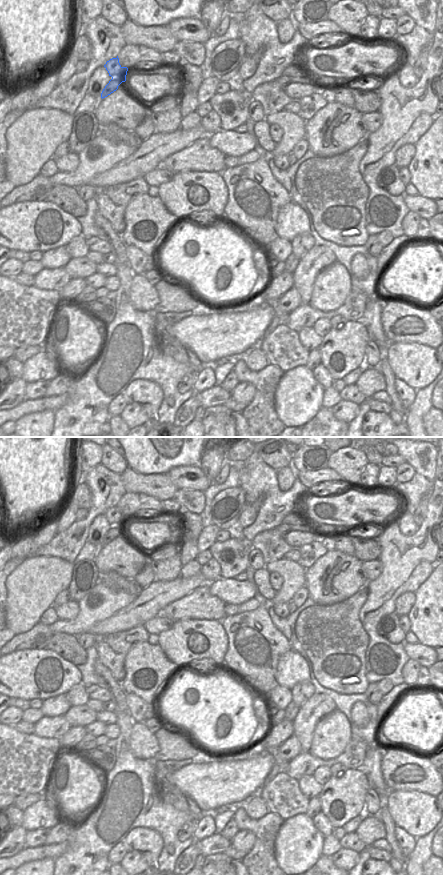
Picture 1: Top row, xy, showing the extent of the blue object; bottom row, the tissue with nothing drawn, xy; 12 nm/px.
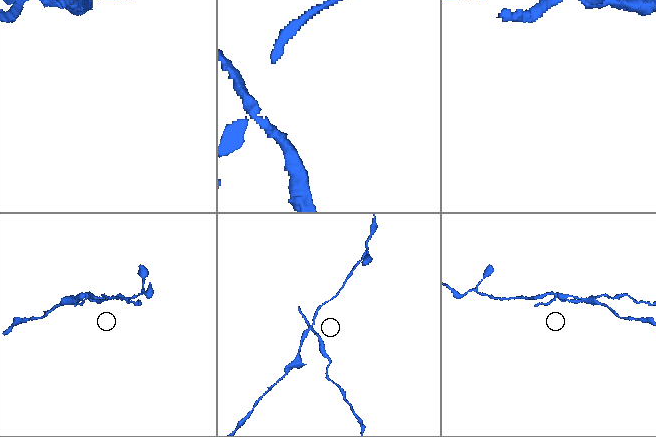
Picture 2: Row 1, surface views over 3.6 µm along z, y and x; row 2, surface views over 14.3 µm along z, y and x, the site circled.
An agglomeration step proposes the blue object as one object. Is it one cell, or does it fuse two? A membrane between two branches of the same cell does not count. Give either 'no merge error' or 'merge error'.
merge error

